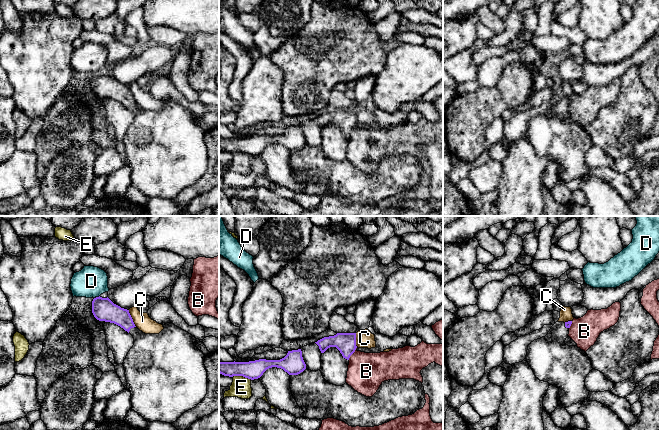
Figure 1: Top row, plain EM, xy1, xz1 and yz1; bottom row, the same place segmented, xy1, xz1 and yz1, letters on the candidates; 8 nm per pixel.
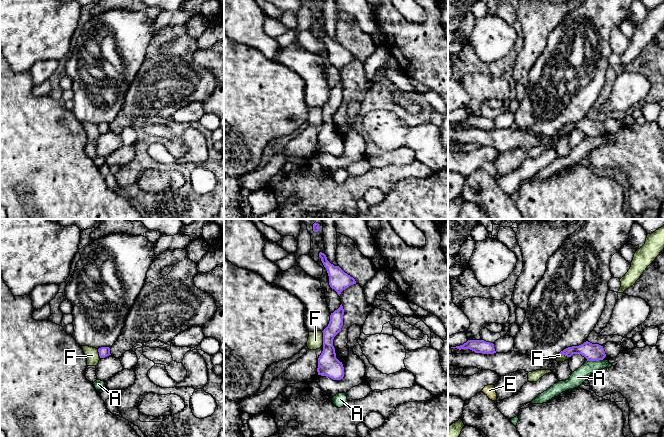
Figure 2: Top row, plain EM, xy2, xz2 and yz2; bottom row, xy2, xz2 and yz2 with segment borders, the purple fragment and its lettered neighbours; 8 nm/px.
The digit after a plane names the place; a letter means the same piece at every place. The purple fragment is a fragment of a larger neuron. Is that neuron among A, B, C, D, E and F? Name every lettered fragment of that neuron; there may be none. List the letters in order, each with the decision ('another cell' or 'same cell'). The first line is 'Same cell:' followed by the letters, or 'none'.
Same cell: none
A: another cell
B: another cell
C: another cell
D: another cell
E: another cell
F: another cell

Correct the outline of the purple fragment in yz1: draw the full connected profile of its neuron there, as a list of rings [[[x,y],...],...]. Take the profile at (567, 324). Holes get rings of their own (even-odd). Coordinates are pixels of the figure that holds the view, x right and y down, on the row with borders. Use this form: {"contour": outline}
{"contour": [[[572,321],[556,322],[545,337],[534,340],[528,345],[526,359],[536,378],[556,385],[559,388],[562,407],[574,416],[581,414],[587,423],[587,430],[629,430],[629,427],[607,406],[597,401],[587,401],[589,392],[585,379],[593,369],[586,352],[577,346],[568,346],[565,340],[569,334]]]}

